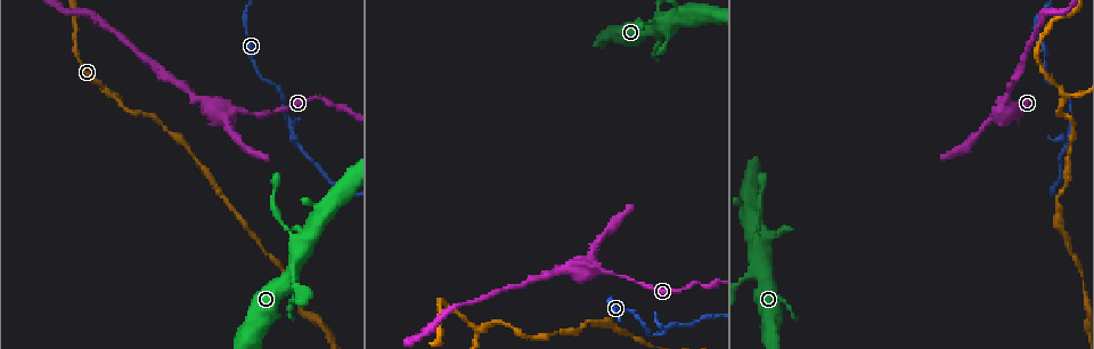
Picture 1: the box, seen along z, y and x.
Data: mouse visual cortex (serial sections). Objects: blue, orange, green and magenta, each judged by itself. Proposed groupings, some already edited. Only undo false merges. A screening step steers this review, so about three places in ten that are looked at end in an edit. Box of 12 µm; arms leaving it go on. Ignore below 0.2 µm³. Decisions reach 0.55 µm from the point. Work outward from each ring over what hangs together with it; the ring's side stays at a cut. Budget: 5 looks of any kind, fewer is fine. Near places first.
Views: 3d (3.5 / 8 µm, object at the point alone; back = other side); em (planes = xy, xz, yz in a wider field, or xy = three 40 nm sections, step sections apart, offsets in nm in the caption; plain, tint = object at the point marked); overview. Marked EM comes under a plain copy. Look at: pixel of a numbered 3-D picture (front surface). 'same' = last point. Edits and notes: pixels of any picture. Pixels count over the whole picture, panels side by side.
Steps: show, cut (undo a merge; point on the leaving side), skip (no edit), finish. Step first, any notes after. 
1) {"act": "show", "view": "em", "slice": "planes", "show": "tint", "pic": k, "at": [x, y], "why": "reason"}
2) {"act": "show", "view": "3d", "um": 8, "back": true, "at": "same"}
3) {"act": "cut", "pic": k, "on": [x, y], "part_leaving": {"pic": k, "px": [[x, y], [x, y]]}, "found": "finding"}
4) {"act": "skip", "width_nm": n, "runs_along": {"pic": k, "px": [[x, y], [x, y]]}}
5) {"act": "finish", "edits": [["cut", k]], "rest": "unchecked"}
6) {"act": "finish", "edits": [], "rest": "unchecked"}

{"act": "show", "view": "3d", "um": 3.5, "pic": 1, "at": [474, 329], "why": "sharp bend"}

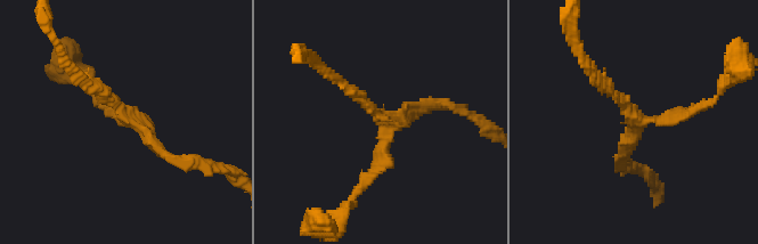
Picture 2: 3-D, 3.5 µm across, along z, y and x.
{"act": "show", "view": "em", "slice": "xy", "step": 5, "show": "tint", "pic": 2, "at": [635, 123]}

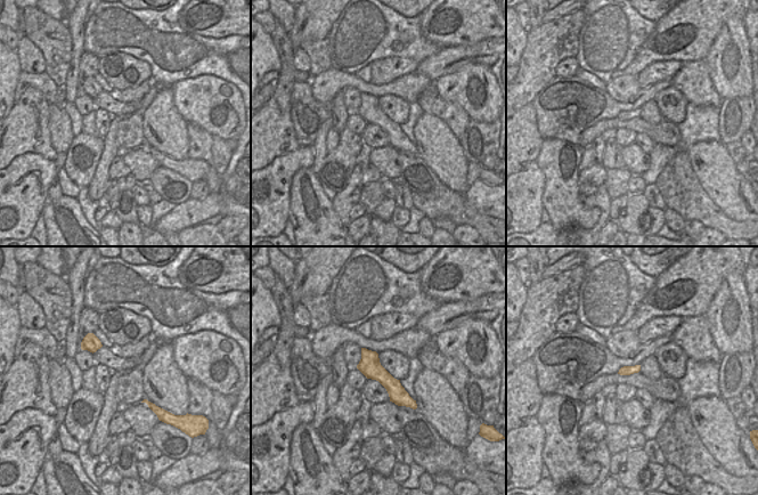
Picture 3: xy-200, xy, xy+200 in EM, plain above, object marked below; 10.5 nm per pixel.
{"act": "skip", "runs_along": {"pic": 3, "px": [[364, 351], [369, 363], [413, 405]]}, "found": "all the same cell"}

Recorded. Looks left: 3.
{"act": "show", "view": "em", "slice": "xy", "step": 1, "show": "tint", "pic": 1, "at": [225, 115], "why": "abrupt turn"}

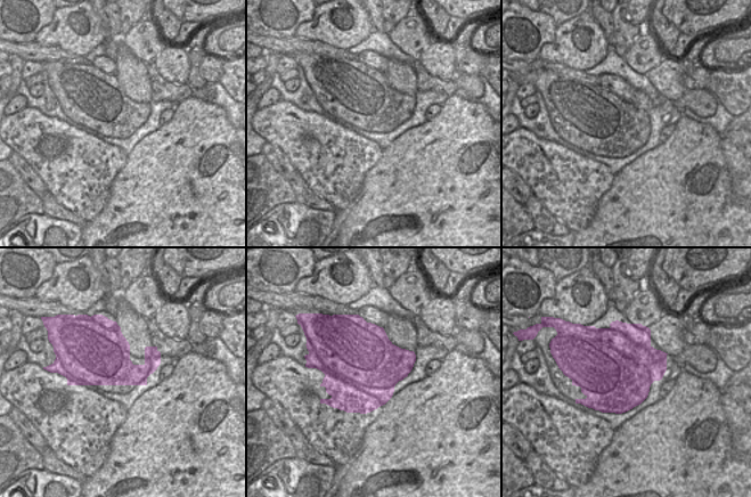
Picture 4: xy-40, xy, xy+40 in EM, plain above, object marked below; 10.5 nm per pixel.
{"act": "show", "view": "3d", "um": 3.5, "at": "same"}

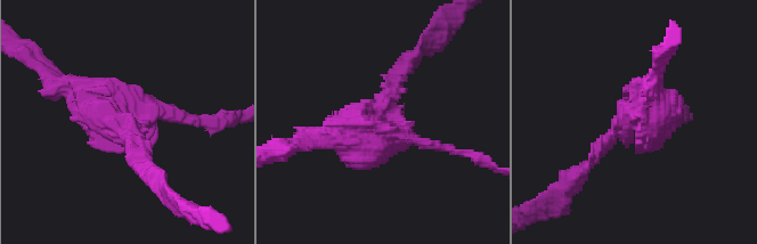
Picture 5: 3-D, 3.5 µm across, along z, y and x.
{"act": "cut", "pic": 5, "on": [660, 98], "border": {"pic": 4, "px": [[352, 322], [391, 344]]}, "found": "a second cell is stuck on"}

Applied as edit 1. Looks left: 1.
{"act": "finish", "edits": [["cut", 5]], "rest": "unchecked"}

